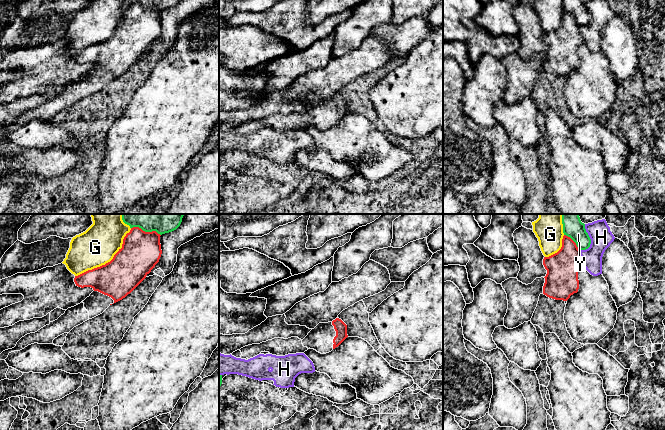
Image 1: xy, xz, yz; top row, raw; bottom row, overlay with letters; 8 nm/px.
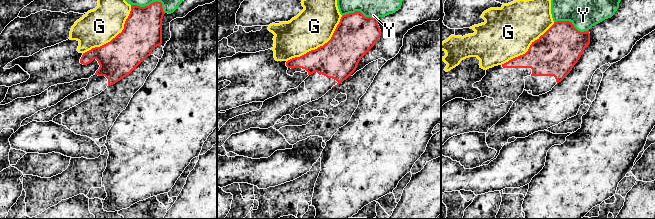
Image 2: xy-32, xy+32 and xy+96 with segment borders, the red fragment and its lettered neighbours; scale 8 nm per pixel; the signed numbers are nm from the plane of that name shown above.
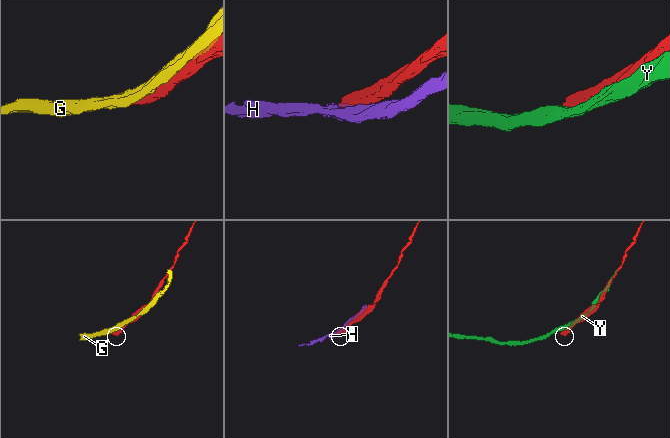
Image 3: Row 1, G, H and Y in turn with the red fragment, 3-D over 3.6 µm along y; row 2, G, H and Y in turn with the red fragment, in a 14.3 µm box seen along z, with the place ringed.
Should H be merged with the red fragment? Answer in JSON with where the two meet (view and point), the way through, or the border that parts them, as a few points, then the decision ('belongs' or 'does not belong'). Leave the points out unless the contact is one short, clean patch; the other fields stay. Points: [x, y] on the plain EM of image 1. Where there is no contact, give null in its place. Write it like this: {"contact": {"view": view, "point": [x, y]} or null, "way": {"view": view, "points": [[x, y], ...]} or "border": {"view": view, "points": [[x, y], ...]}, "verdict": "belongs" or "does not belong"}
{"contact": {"view": "yz", "point": [581, 35]}, "verdict": "does not belong"}

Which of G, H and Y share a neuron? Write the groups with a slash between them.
G / H / Y

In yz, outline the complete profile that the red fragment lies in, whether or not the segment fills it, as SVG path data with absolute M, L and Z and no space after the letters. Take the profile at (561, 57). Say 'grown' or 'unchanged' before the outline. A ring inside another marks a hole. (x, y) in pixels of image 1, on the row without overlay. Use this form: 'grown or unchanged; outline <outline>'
unchanged; outline M563 12L561 25L549 33L544 33L543 41L547 46L544 53L544 71L567 77L571 71L578 68L578 48L584 42L580 26L570 13Z

